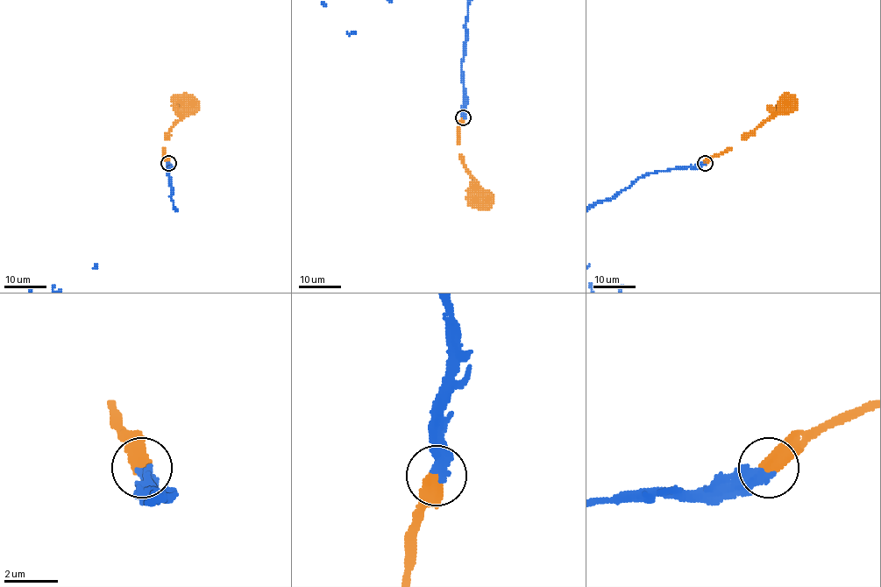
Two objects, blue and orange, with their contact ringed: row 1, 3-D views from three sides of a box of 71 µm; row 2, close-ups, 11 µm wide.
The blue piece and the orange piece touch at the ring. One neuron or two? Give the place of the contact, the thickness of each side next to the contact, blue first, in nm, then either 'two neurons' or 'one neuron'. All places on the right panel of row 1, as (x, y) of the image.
place (705, 163); calibres 480 and 550 nm; one neuron

